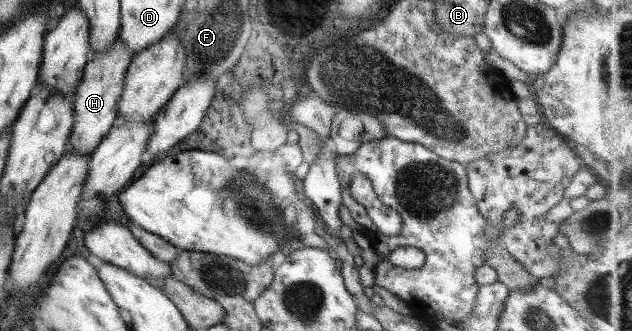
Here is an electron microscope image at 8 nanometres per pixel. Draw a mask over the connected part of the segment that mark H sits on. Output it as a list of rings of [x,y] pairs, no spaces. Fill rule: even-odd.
[[[119,35],[112,46],[95,59],[88,61],[84,67],[82,78],[72,93],[72,128],[68,136],[68,148],[65,153],[89,155],[100,143],[102,137],[108,135],[110,128],[117,124],[116,103],[122,94],[122,81],[125,70],[131,63],[129,50],[121,43]]]

